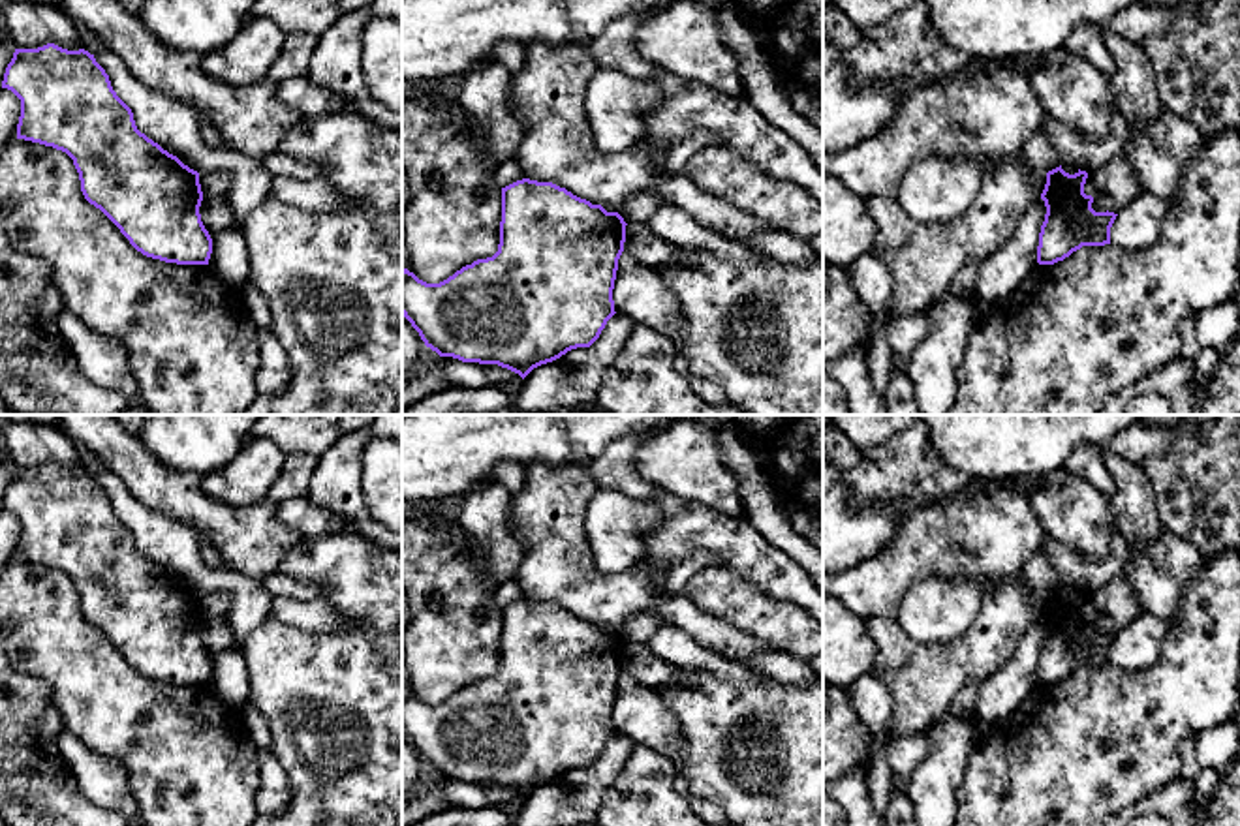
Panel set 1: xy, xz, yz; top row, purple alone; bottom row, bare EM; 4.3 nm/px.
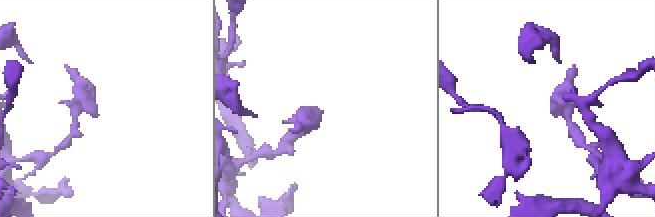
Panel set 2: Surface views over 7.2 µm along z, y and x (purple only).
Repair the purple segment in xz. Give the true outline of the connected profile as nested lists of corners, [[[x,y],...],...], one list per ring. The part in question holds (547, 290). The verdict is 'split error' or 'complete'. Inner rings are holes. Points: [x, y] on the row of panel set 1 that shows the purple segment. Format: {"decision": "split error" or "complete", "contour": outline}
{"decision": "complete", "contour": [[[530,178],[502,188],[500,244],[492,257],[440,283],[402,270],[402,315],[426,347],[462,362],[498,364],[522,379],[577,347],[590,347],[616,314],[612,289],[626,222],[552,182]]]}

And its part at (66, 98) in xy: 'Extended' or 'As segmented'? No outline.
As segmented

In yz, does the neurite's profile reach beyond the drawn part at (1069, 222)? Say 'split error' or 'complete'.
complete

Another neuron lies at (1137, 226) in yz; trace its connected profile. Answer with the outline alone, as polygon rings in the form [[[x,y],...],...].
[[[1142,190],[1118,212],[1110,227],[1110,244],[1127,252],[1152,246],[1161,233],[1165,214],[1167,199]]]

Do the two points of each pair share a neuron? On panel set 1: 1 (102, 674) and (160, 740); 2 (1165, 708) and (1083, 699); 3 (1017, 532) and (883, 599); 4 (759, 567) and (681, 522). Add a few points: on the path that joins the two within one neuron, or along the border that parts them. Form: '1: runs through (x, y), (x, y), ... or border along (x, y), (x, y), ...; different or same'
1: runs through (104, 693), (136, 725), (141, 725); same
2: runs through (1145, 706), (1103, 706); same
3: runs through (983, 534), (936, 541), (912, 565); same
4: runs through (741, 549), (720, 534), (699, 528); same

